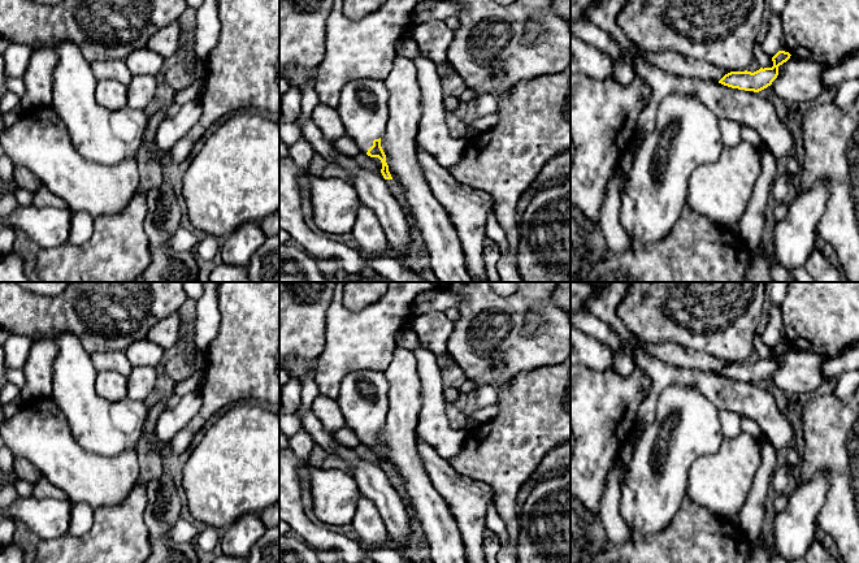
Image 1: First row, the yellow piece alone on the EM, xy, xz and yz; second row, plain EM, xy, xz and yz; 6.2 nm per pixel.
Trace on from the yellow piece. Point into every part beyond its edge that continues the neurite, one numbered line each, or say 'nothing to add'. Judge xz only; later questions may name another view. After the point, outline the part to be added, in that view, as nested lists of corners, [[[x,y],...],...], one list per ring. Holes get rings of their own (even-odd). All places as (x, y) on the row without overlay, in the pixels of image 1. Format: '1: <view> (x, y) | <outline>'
1: xz (363, 398) | [[[377,369],[351,372],[340,382],[335,400],[347,428],[352,429],[364,445],[373,437],[373,432],[385,424],[389,390],[385,373]]]

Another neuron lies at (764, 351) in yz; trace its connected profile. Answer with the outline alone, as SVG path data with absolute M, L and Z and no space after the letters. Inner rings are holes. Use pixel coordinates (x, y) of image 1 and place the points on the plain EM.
M755 334L754 337L754 350L758 352L760 359L772 359L773 358L773 352L772 348L769 346L767 346L762 337Z

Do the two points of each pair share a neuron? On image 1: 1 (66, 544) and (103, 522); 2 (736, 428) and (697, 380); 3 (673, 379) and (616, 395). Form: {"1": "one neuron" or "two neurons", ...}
{"1": "one neuron", "2": "two neurons", "3": "two neurons"}

